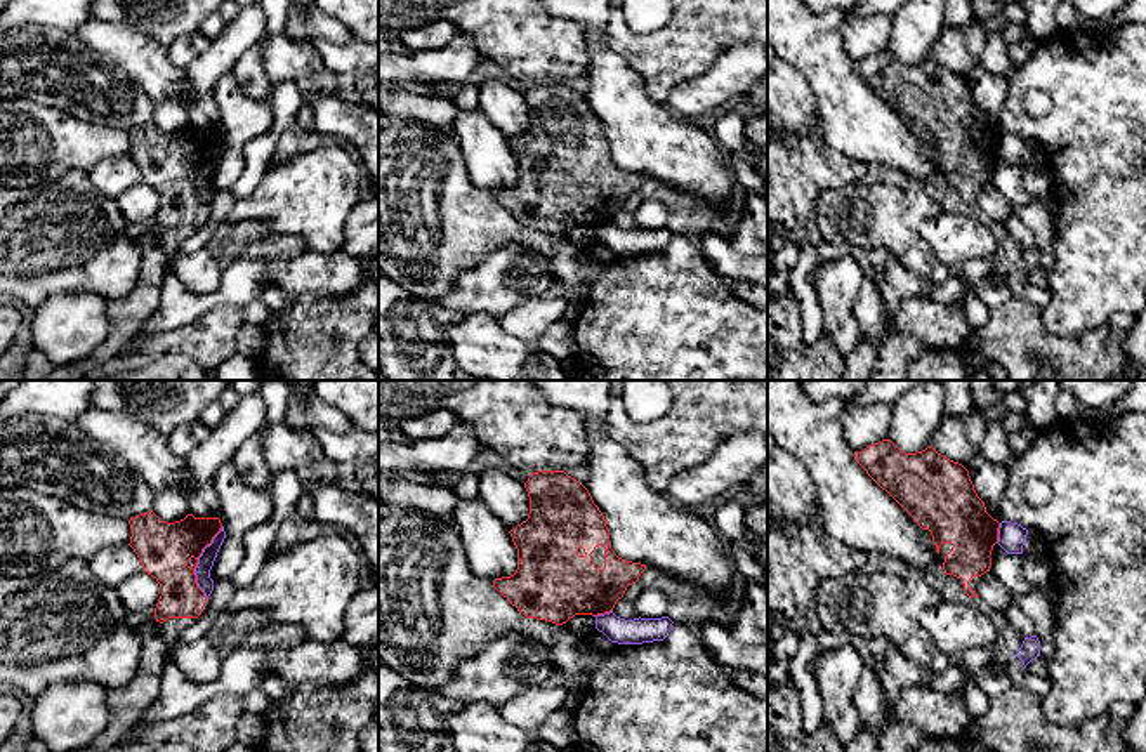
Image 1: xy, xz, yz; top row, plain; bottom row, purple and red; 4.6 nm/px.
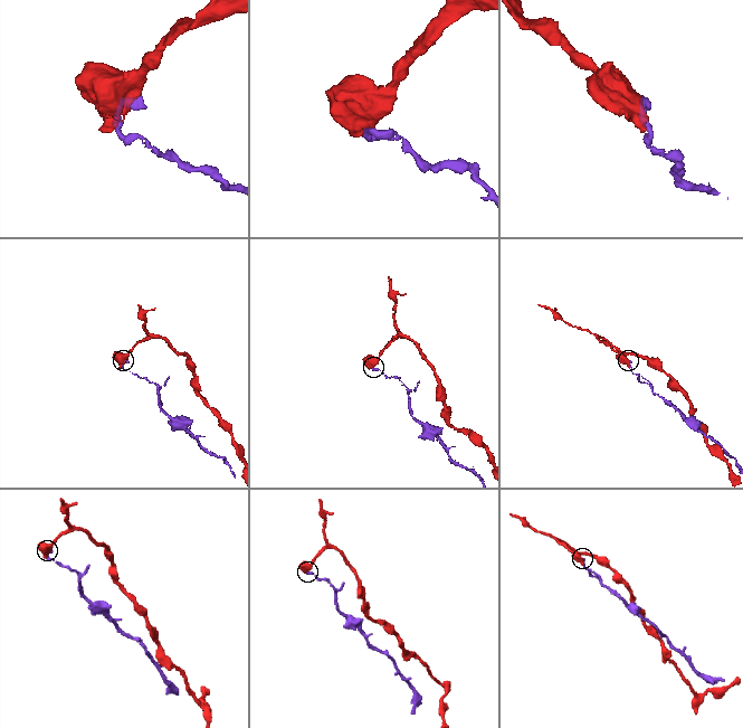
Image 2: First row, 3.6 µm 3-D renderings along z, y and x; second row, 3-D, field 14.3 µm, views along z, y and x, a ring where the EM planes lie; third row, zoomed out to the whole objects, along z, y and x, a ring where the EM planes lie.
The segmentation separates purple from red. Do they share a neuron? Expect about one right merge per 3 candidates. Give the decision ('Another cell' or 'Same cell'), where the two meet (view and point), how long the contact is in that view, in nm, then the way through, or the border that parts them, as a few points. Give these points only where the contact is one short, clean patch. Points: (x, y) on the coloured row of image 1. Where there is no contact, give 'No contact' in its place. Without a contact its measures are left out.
Another cell. Touches purple at xy (198, 563). Shared border 340 nm. Boundary: xy (223, 527), (204, 549), (195, 568), (195, 582), (205, 598)

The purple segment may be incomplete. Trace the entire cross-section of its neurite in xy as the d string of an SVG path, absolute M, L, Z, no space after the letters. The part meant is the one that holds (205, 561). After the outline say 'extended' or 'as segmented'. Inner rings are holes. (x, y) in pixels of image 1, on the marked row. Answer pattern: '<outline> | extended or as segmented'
M222 526L221 531L214 537L212 544L203 549L201 556L198 557L198 564L194 568L196 584L205 592L207 599L214 590L214 580L210 578L210 570L214 566L214 561L217 557L217 552L224 538L226 531Z | as segmented

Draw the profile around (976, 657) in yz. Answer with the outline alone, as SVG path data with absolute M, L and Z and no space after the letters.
M972 648L962 655L971 672L978 672L983 665L986 665L991 655L998 648Z

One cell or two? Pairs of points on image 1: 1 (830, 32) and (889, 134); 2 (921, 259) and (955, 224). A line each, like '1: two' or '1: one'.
1: one
2: two

